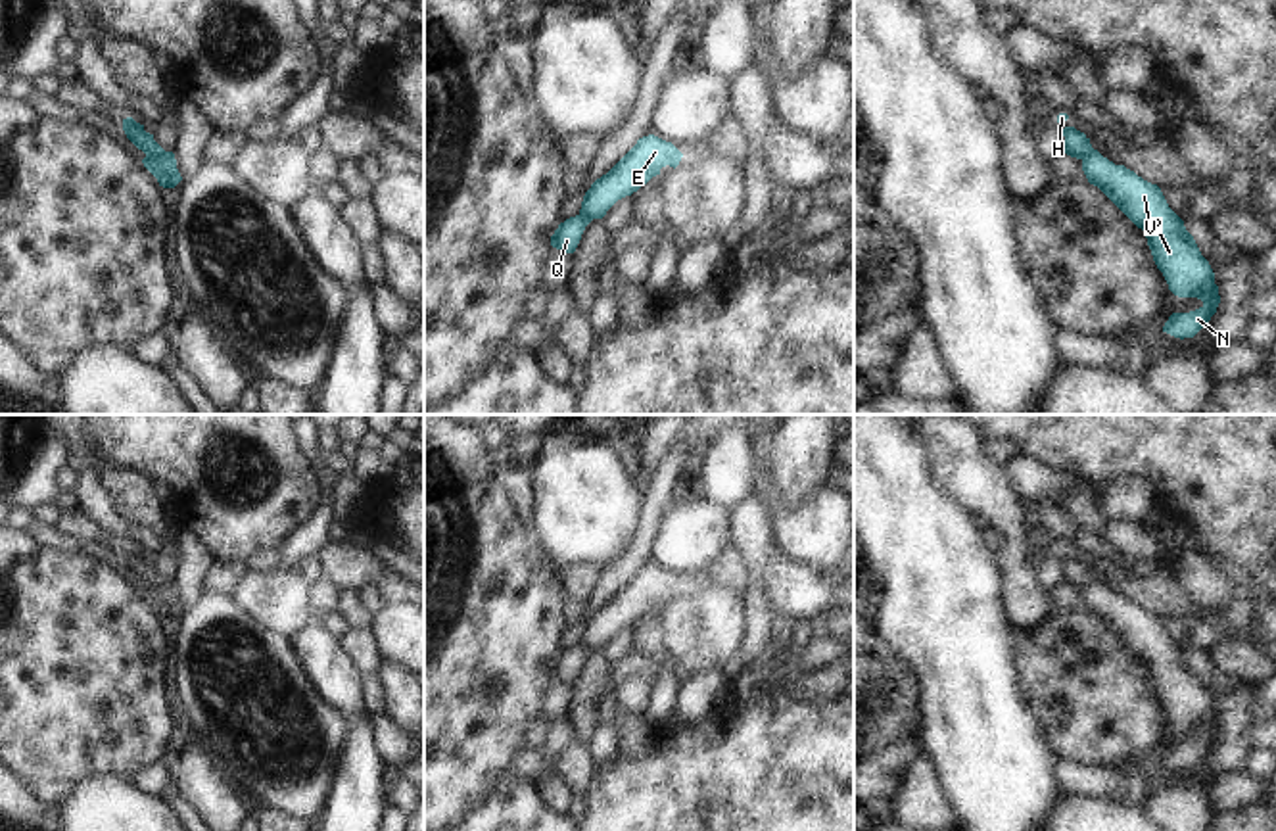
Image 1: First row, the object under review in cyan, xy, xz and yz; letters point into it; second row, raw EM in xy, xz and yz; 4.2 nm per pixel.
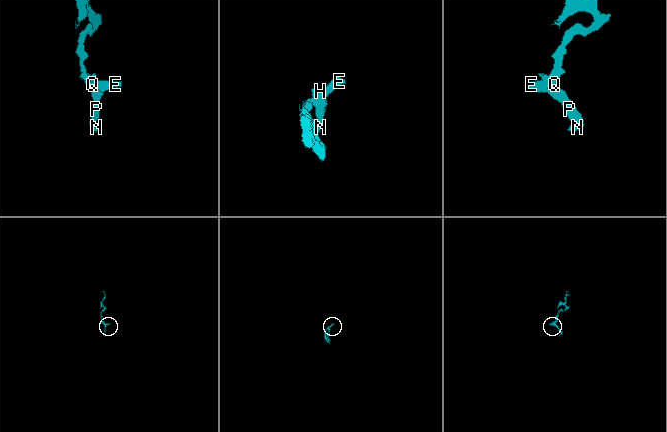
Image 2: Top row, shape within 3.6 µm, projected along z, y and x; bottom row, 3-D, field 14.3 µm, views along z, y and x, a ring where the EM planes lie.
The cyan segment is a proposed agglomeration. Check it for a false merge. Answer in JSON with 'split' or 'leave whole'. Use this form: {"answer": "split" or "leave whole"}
{"answer": "split"}

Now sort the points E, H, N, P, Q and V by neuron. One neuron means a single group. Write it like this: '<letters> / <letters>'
E H / N P Q V

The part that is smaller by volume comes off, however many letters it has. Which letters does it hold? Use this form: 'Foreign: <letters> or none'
Foreign: E, H.

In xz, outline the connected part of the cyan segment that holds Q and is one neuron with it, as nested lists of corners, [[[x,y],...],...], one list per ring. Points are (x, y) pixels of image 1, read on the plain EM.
[[[583,645],[566,649],[551,666],[551,676],[560,679],[562,683],[574,683],[589,653],[591,651]]]

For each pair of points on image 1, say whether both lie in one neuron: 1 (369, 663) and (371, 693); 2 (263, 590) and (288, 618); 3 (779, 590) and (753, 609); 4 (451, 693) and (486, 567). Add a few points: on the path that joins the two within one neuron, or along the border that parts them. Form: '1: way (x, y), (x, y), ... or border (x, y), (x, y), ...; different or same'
1: border (375, 672), (369, 678), (361, 676); different
2: way (271, 597), (284, 611); same
3: border (755, 565), (768, 569), (764, 593), (776, 613); different
4: way (451, 663), (451, 634), (467, 615), (469, 597); same

